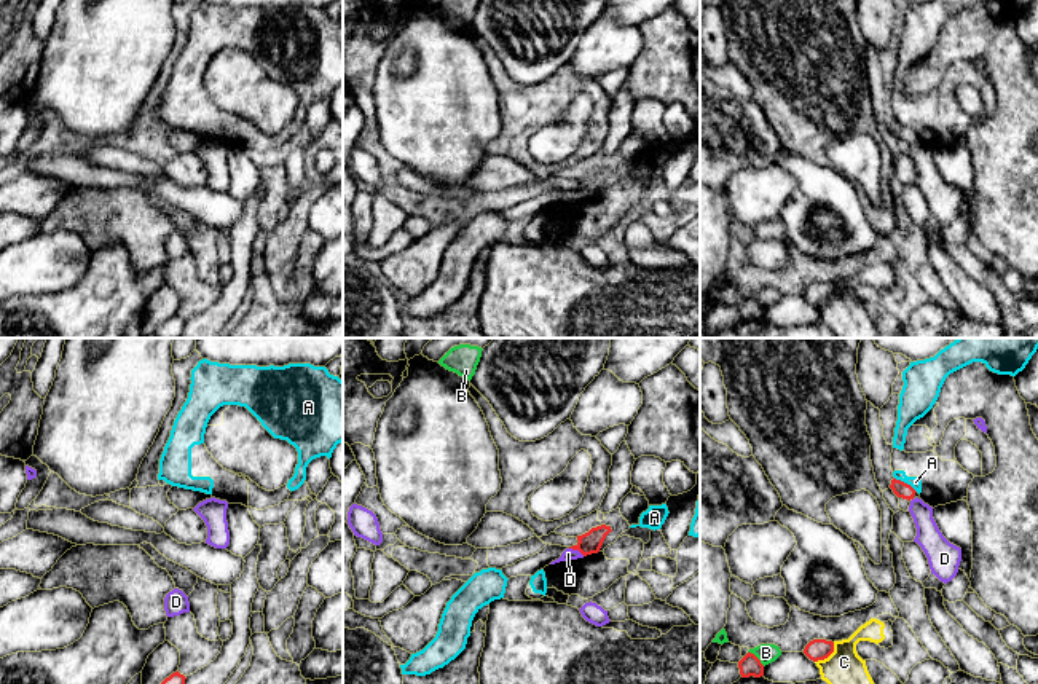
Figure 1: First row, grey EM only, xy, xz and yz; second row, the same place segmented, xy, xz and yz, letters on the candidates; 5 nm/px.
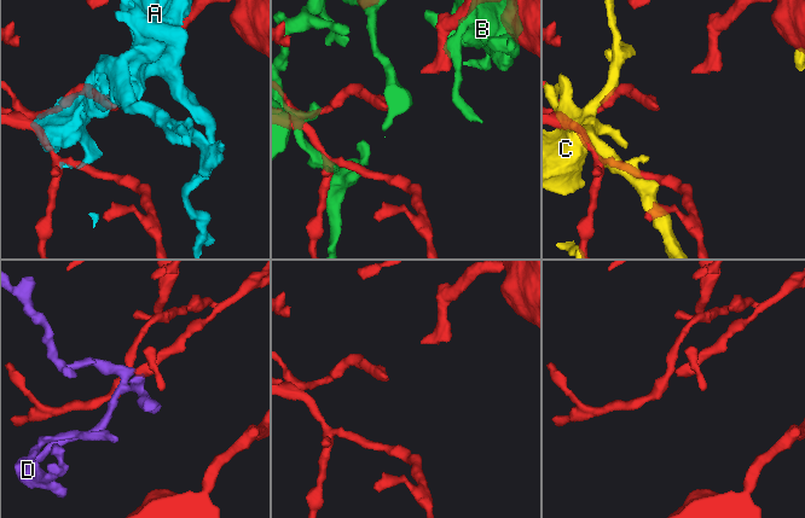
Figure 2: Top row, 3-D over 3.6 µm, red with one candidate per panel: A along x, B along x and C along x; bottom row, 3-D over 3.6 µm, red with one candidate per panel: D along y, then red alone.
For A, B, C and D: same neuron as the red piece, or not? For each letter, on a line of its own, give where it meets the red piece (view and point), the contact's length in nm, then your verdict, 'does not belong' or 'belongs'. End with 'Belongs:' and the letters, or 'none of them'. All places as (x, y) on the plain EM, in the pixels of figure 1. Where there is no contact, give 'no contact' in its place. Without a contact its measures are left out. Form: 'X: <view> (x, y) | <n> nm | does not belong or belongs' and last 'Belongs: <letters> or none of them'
A: yz (906, 126) | 140 nm | does not belong
B: yz (756, 300) | 120 nm | does not belong
C: yz (828, 298) | 140 nm | does not belong
D: xz (577, 192) | 90 nm | belongs
Belongs: D

